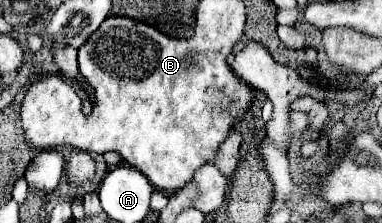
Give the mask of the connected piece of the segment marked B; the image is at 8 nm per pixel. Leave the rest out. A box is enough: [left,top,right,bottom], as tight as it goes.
[21,16,255,190]

